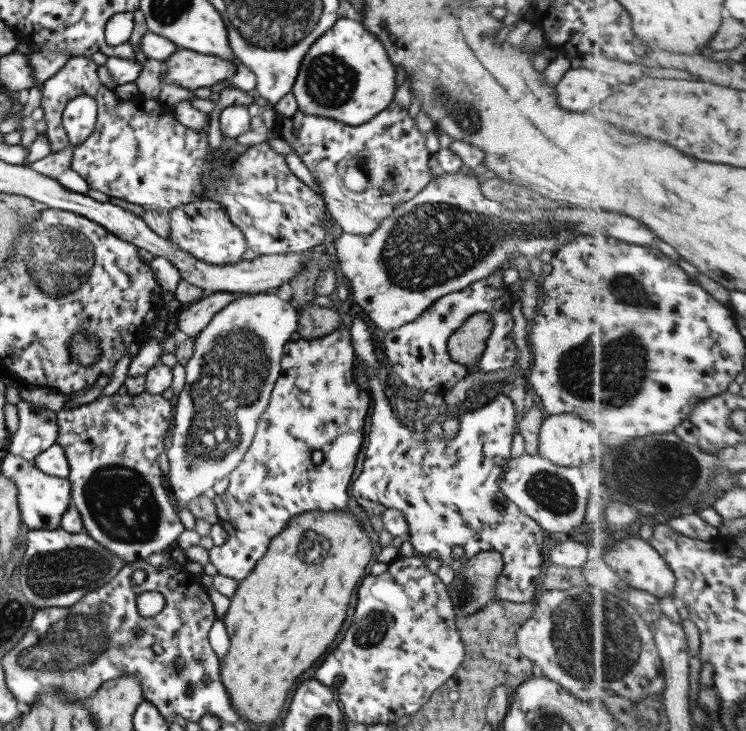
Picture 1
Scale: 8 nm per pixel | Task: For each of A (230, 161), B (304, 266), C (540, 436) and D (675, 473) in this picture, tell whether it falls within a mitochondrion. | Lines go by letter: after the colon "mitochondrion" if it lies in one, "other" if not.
A: other
B: other
C: other
D: mitochondrion

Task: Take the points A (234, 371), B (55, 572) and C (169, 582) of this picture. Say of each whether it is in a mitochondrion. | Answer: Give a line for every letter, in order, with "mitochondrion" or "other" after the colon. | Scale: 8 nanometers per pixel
A: mitochondrion
B: mitochondrion
C: other

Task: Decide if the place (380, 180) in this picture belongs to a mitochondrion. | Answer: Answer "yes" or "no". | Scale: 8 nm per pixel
no

